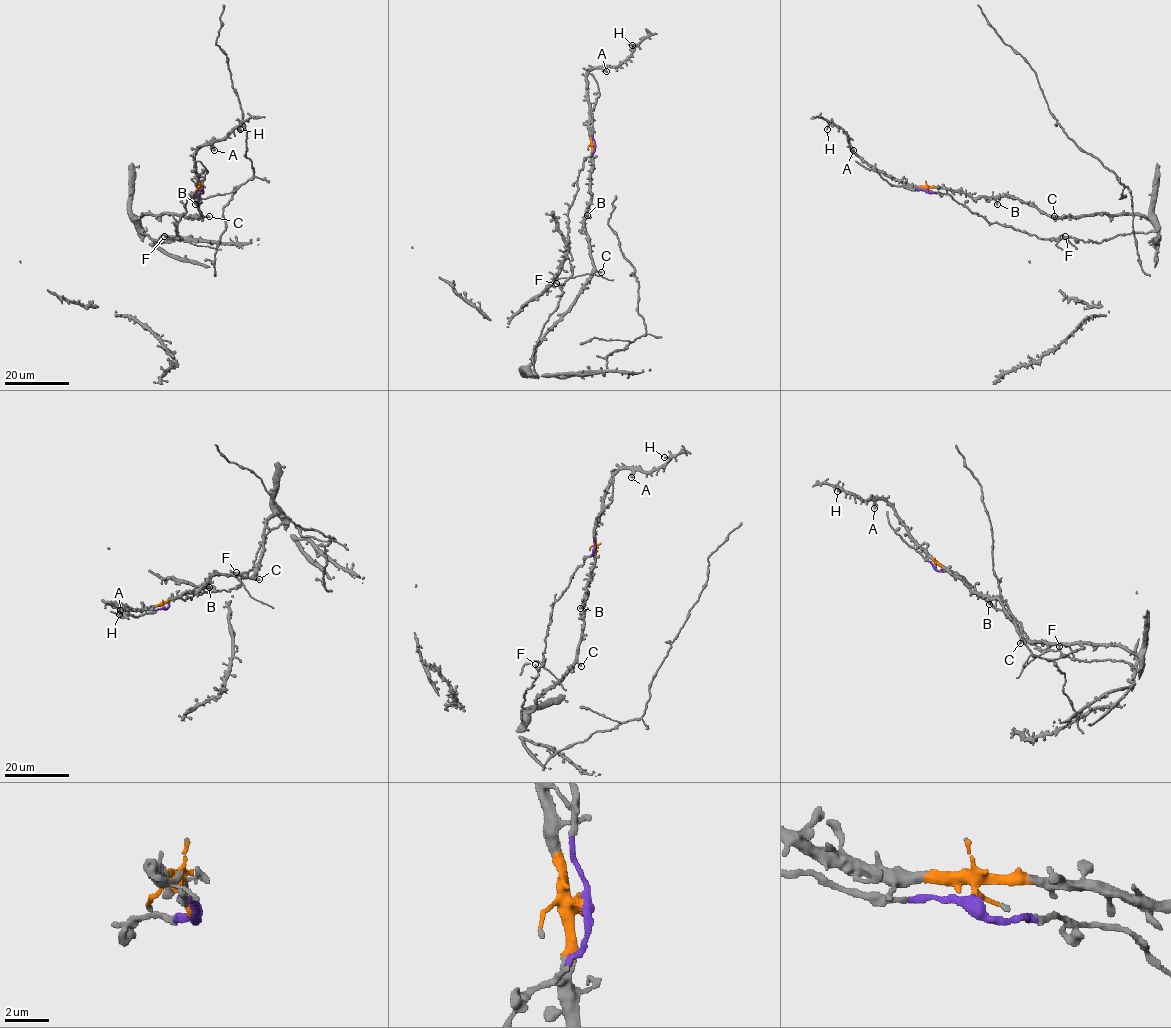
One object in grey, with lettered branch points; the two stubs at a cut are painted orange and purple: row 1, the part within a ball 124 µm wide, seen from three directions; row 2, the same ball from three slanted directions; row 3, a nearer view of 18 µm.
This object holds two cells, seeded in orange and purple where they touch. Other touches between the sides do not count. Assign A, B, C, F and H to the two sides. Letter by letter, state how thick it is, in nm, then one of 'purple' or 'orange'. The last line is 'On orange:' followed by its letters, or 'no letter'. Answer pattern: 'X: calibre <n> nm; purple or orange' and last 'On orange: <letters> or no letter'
A: calibre 300 nm; orange
B: calibre 360 nm; orange
C: calibre 360 nm; orange
F: calibre 80 nm; purple
H: calibre 150 nm; orange
On orange: A, B, C, H

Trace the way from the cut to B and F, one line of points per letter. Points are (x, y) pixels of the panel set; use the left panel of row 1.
B: (202, 190), (200, 187), (199, 197), (195, 198), (196, 204)
F: (202, 190), (187, 198), (186, 212), (175, 223), (179, 238), (164, 237)

